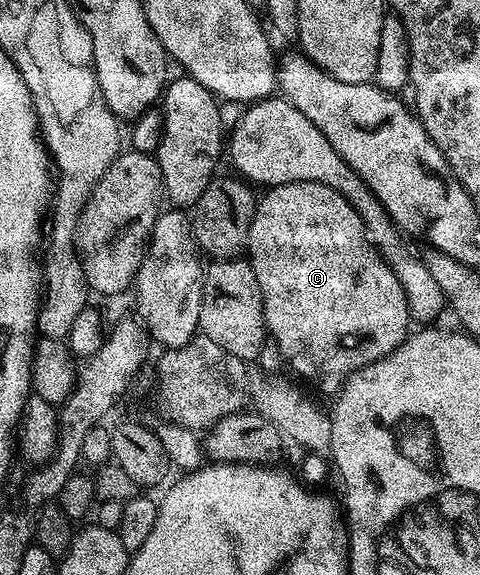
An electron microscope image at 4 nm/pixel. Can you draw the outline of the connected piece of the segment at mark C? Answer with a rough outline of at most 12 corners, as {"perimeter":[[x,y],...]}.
{"perimeter":[[270,187],[245,250],[267,333],[328,396],[409,333],[341,192]]}

